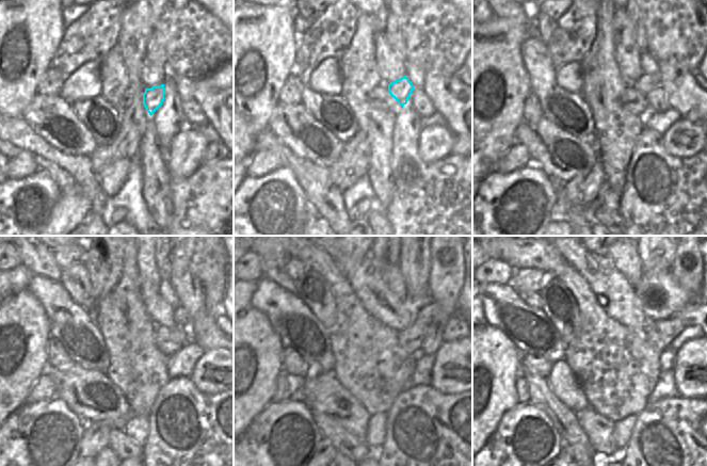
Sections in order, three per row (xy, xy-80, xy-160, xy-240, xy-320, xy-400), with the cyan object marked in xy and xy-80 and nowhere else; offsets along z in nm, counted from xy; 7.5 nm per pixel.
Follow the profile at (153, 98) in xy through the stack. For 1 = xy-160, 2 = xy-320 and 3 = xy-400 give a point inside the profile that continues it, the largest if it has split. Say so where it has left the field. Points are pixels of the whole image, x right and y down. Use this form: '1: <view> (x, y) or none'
1: xy-160 (646, 82)
2: xy-320 (434, 315)
3: xy-400 (689, 315)

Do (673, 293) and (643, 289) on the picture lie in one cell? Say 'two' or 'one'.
one

